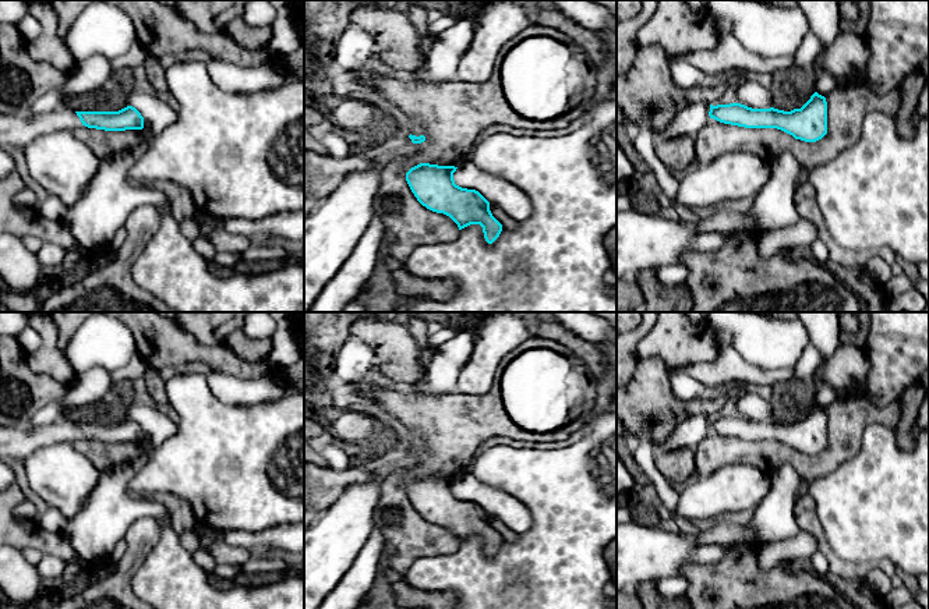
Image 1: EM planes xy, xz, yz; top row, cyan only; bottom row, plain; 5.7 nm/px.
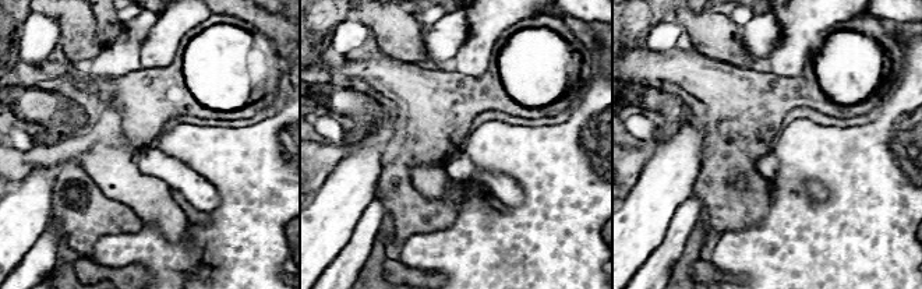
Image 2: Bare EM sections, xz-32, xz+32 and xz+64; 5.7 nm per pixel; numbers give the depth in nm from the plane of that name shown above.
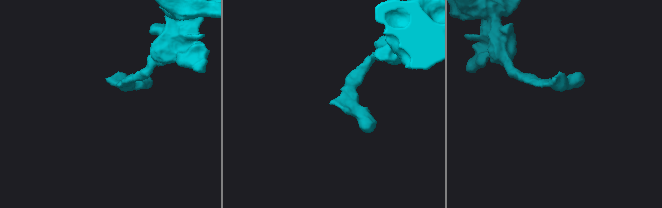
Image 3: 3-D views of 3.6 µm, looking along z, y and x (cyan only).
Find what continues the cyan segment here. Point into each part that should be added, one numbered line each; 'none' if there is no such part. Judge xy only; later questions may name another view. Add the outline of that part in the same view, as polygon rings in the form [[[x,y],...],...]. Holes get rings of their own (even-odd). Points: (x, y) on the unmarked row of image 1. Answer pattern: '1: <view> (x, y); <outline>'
1: xy (16, 442); [[[67,419],[47,425],[0,426],[0,460],[24,461],[36,449],[54,443],[74,443],[82,435],[77,425]]]

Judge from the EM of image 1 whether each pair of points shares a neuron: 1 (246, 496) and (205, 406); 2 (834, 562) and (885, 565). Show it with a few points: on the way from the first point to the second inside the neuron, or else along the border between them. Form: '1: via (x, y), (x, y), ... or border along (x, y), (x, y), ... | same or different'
1: via (242, 474), (215, 448), (208, 428) | same
2: via (847, 567), (872, 565) | same

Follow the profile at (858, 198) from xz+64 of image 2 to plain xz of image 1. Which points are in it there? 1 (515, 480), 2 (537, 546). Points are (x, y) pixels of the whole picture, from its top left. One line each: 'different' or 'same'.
1: same
2: same

